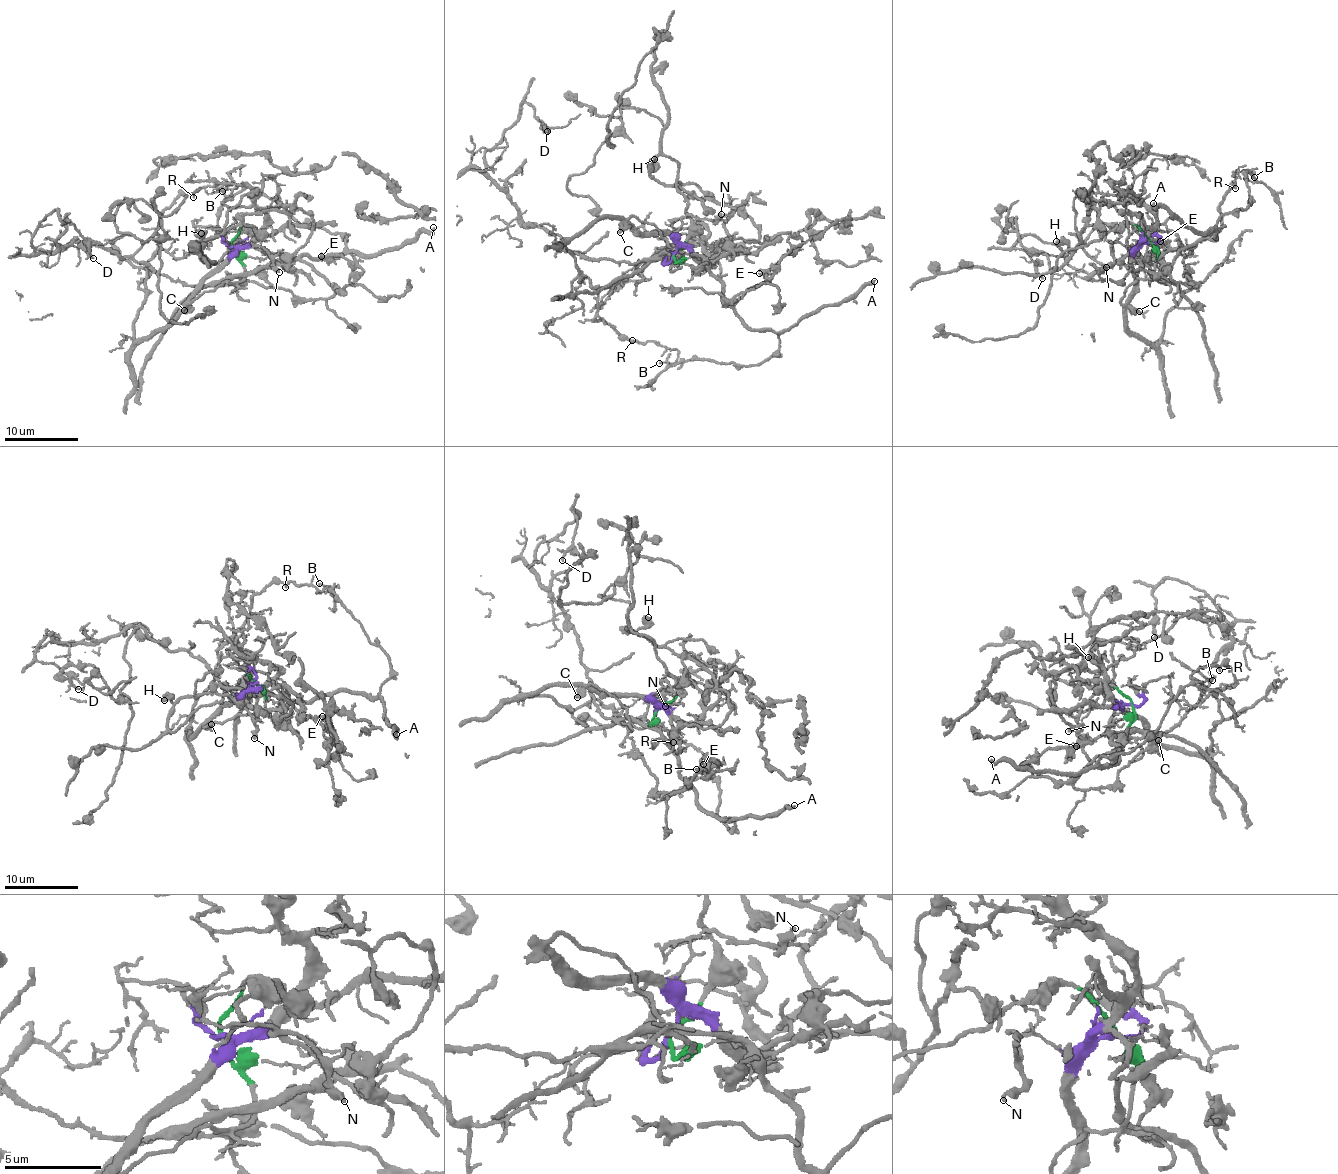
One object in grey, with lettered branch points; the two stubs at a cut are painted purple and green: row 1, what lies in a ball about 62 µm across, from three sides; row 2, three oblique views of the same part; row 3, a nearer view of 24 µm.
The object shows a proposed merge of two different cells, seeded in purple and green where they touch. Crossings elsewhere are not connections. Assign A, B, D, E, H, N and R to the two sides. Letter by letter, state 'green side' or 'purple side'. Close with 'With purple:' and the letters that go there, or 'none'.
A: purple side
B: purple side
D: green side
E: purple side
H: green side
N: purple side
R: purple side
With purple: A, B, E, N, R

